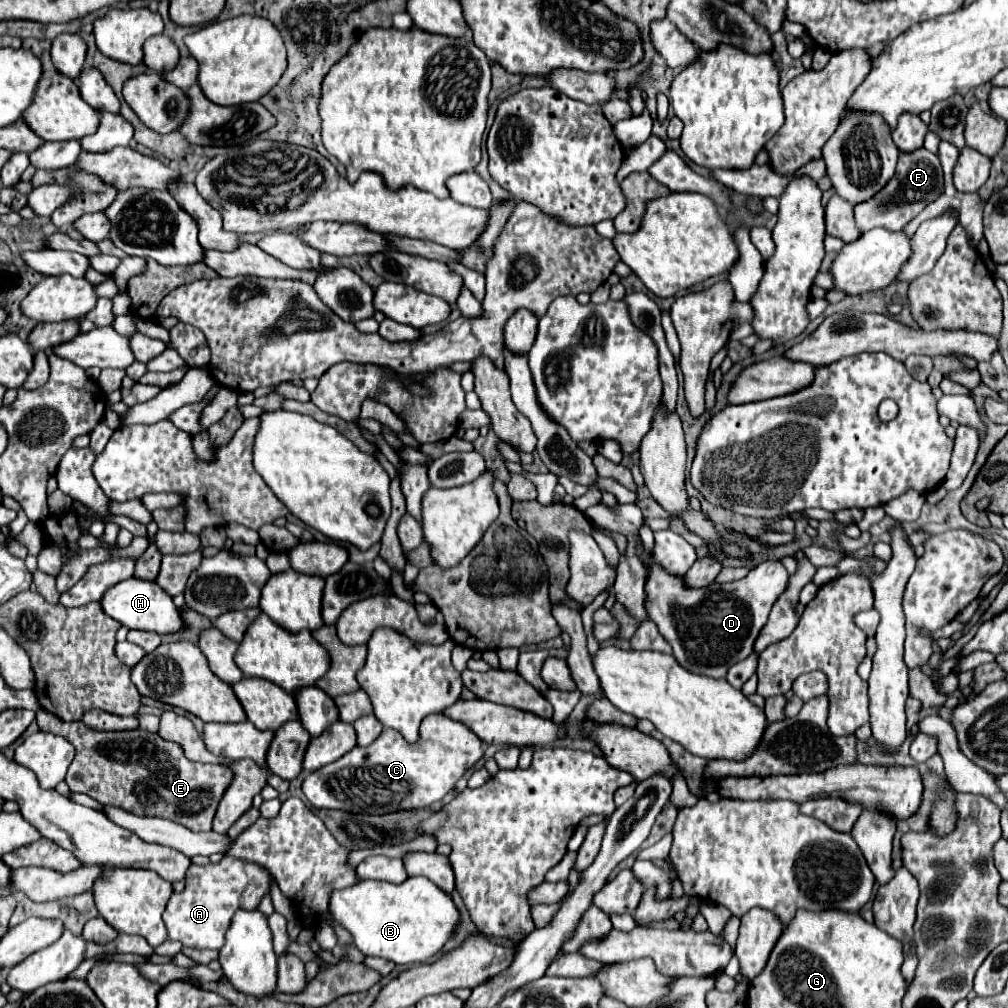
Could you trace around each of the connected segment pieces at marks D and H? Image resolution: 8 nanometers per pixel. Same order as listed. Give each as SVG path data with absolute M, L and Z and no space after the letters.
M639 539L637 543L637 555L639 561L647 567L647 615L649 619L659 627L659 633L671 643L673 657L689 669L691 673L699 675L711 675L711 677L725 677L729 667L741 659L745 659L753 651L753 643L767 623L769 611L777 597L785 591L789 573L779 561L763 561L753 571L749 571L743 579L731 581L731 583L711 583L711 587L687 587L683 583L683 577L679 575L667 575L663 567L655 567L653 553L643 549L643 543Z
M127 579L123 583L117 583L111 587L103 599L103 611L119 621L121 625L129 629L143 629L143 631L153 631L159 635L169 635L169 633L179 633L185 629L185 621L181 617L181 611L175 607L171 595L163 593L161 587L153 581L141 581L141 579Z

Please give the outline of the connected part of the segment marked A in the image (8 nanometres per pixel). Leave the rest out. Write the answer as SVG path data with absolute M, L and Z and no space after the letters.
M225 855L219 863L209 863L209 865L191 865L191 869L187 871L187 881L185 881L185 891L183 893L173 893L173 897L167 903L167 909L163 913L163 921L167 925L169 931L169 939L171 941L179 941L183 947L189 949L211 949L218 950L225 943L225 931L231 923L233 913L243 907L243 909L253 909L259 905L263 893L269 891L269 871L257 863L249 863L243 859L235 859Z

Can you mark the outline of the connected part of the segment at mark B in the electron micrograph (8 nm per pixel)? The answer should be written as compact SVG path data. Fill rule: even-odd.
M409 877L399 885L361 879L347 889L331 891L329 911L351 933L355 947L363 955L383 957L397 965L425 963L443 947L459 921L451 897L425 877Z

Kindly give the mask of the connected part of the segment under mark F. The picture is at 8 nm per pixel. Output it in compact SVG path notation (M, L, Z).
M925 147L911 153L901 153L895 175L887 181L887 187L879 195L867 199L867 203L855 205L855 223L861 233L883 227L887 231L901 231L913 217L917 217L927 203L935 201L943 193L943 171L939 157Z

